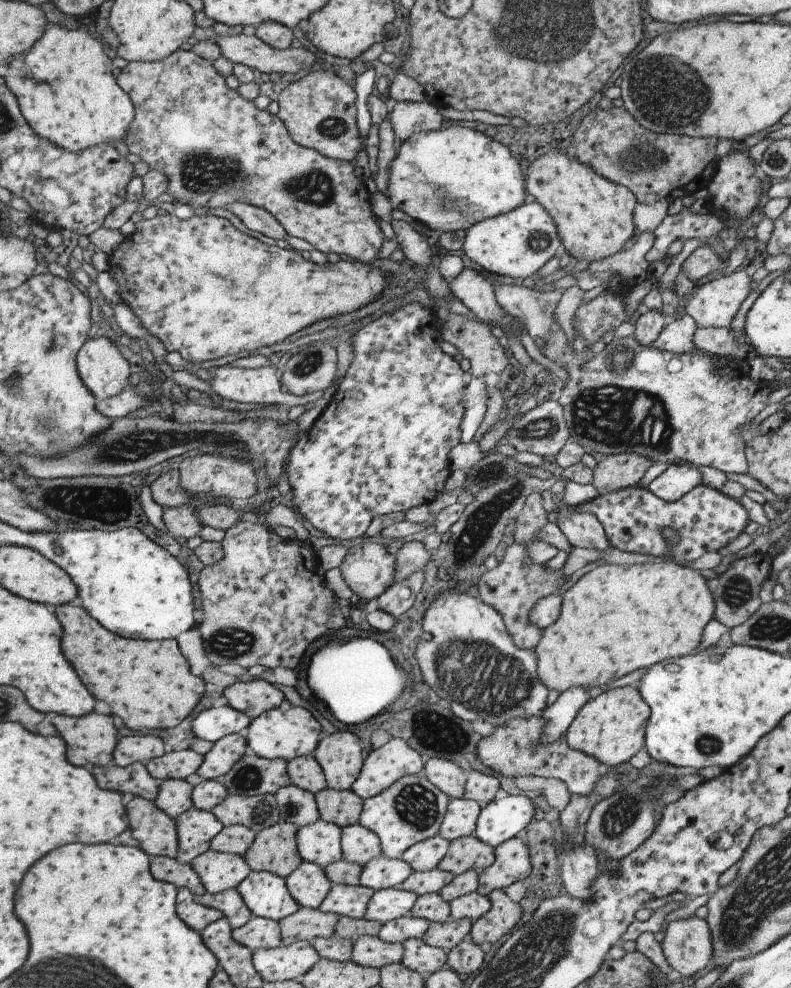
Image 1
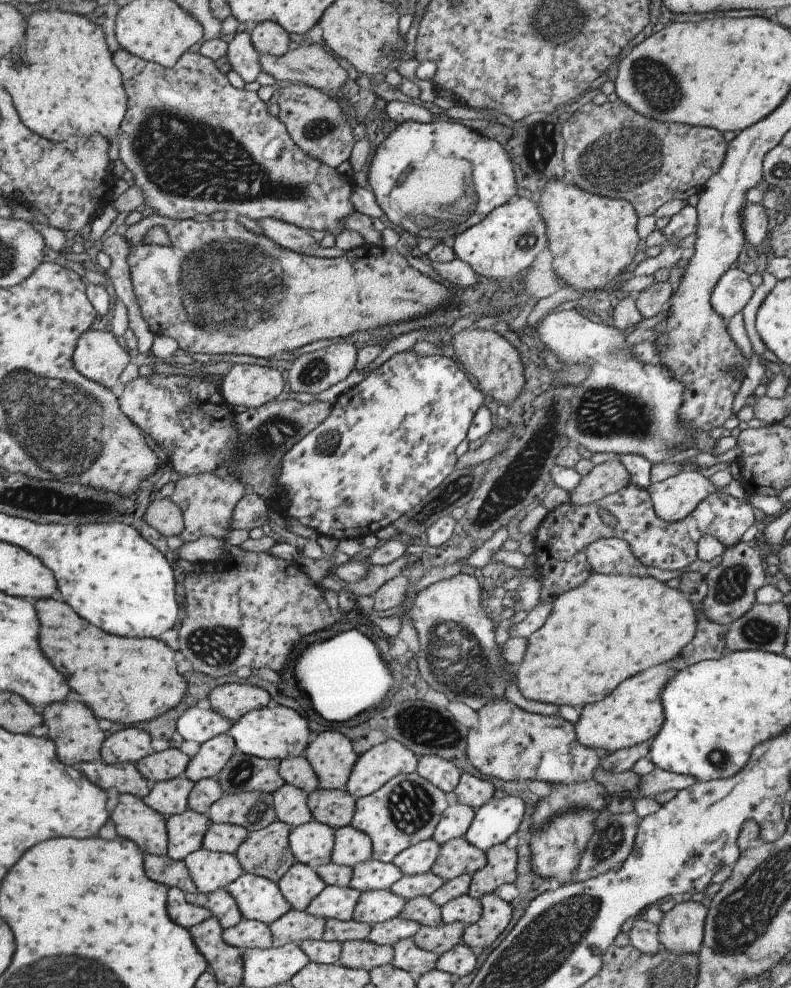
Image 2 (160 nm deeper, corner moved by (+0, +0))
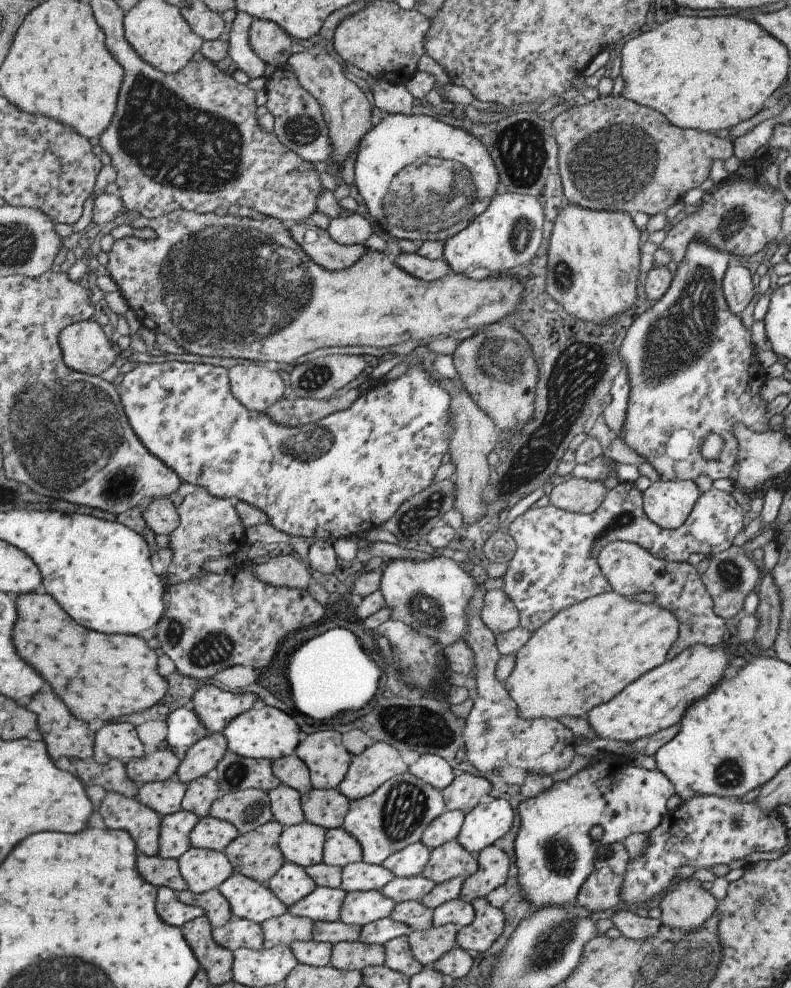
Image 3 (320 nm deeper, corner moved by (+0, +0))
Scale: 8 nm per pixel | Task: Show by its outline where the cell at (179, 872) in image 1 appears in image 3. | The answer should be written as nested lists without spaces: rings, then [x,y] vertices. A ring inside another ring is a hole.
[[[160,855],[139,858],[139,870],[143,870],[143,878],[159,887],[170,887],[177,892],[189,890],[188,883],[181,874],[179,859],[165,859]]]

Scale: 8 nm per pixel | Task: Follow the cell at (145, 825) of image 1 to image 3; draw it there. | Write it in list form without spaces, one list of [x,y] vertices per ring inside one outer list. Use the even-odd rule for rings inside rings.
[[[109,792],[99,811],[109,828],[125,830],[135,840],[141,854],[160,855],[163,816],[157,811],[137,798]]]

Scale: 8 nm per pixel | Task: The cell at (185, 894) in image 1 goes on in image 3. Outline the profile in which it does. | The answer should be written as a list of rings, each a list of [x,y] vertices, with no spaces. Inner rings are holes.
[[[159,887],[159,914],[173,926],[186,926],[189,922],[207,914],[202,907],[187,905],[179,899],[178,892],[170,887]]]

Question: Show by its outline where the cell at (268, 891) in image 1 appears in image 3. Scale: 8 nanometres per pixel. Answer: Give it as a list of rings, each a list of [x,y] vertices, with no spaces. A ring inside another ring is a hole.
[[[240,873],[233,874],[218,890],[221,890],[222,894],[231,902],[235,918],[248,919],[261,925],[271,918],[283,916],[290,909],[267,884]]]

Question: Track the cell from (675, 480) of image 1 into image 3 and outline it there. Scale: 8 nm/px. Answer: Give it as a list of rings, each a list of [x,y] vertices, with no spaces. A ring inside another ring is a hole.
[[[659,479],[642,494],[645,516],[660,528],[675,529],[685,522],[701,493],[693,480]]]

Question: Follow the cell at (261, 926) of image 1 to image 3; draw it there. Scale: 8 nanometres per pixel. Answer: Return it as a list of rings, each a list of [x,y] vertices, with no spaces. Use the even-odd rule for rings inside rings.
[[[240,917],[233,918],[226,926],[215,929],[214,938],[221,946],[229,947],[234,952],[243,948],[262,950],[266,942],[261,924]]]

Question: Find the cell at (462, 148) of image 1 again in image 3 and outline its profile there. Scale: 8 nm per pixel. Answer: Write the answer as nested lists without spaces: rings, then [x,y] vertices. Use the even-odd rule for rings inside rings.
[[[388,115],[362,138],[354,172],[369,215],[398,241],[446,243],[480,218],[499,192],[495,164],[479,138],[433,116]]]

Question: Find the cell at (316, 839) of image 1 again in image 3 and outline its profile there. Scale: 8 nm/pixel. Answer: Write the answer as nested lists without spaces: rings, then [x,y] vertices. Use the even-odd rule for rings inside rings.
[[[309,821],[285,827],[280,842],[283,856],[288,863],[305,868],[319,865],[324,862],[328,833],[329,830]]]

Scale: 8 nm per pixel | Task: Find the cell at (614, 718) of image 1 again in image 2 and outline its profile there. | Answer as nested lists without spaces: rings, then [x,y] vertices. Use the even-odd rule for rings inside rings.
[[[665,663],[651,666],[651,668],[623,680],[605,698],[584,705],[574,724],[577,742],[589,749],[599,748],[605,752],[615,753],[617,750],[625,750],[625,748],[651,740],[659,732],[659,726],[663,724],[659,692],[663,690],[663,686],[671,678],[671,674],[675,674],[675,670],[669,668]]]

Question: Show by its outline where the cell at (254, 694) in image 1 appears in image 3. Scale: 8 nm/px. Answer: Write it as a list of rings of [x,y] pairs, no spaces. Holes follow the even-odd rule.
[[[205,685],[193,696],[193,704],[210,733],[222,733],[235,718],[252,710],[257,699],[255,694],[234,694],[219,685]]]

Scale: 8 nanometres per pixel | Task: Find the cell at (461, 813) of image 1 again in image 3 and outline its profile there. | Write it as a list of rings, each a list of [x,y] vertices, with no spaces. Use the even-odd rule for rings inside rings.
[[[446,810],[441,814],[423,834],[423,844],[427,844],[431,850],[438,849],[442,845],[456,841],[462,832],[466,822],[466,813],[461,810]]]

